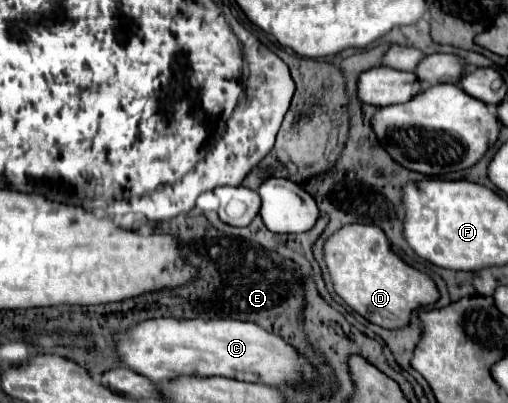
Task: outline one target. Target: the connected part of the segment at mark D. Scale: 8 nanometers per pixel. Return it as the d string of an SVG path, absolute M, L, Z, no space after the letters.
M354 223L338 229L324 243L324 261L338 297L364 319L384 329L404 327L414 309L438 301L434 281L396 257L382 229L374 225Z

